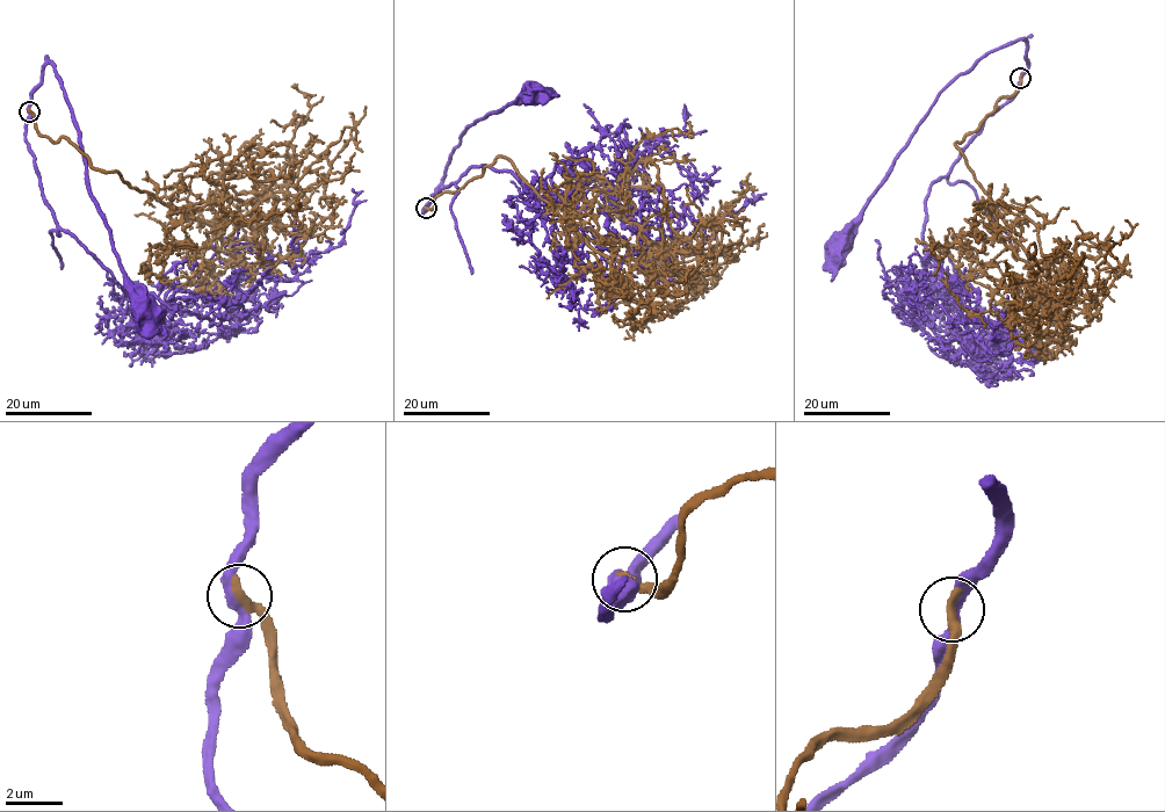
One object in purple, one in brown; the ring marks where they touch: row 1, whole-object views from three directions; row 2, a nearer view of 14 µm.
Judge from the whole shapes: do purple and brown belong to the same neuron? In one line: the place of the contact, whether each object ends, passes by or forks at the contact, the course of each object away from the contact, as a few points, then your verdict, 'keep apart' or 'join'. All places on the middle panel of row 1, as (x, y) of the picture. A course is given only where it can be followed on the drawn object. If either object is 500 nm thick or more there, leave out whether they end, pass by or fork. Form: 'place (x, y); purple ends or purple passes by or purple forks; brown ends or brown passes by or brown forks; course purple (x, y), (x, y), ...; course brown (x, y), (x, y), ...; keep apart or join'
place (426, 208); purple passes by; brown ends; course purple (425, 208), (434, 197), (454, 147), (460, 143), (465, 127), (533, 94); course brown (425, 208), (505, 157), (600, 239), (664, 261), (623, 214), (623, 176), (643, 138), (672, 129), (692, 137); join

